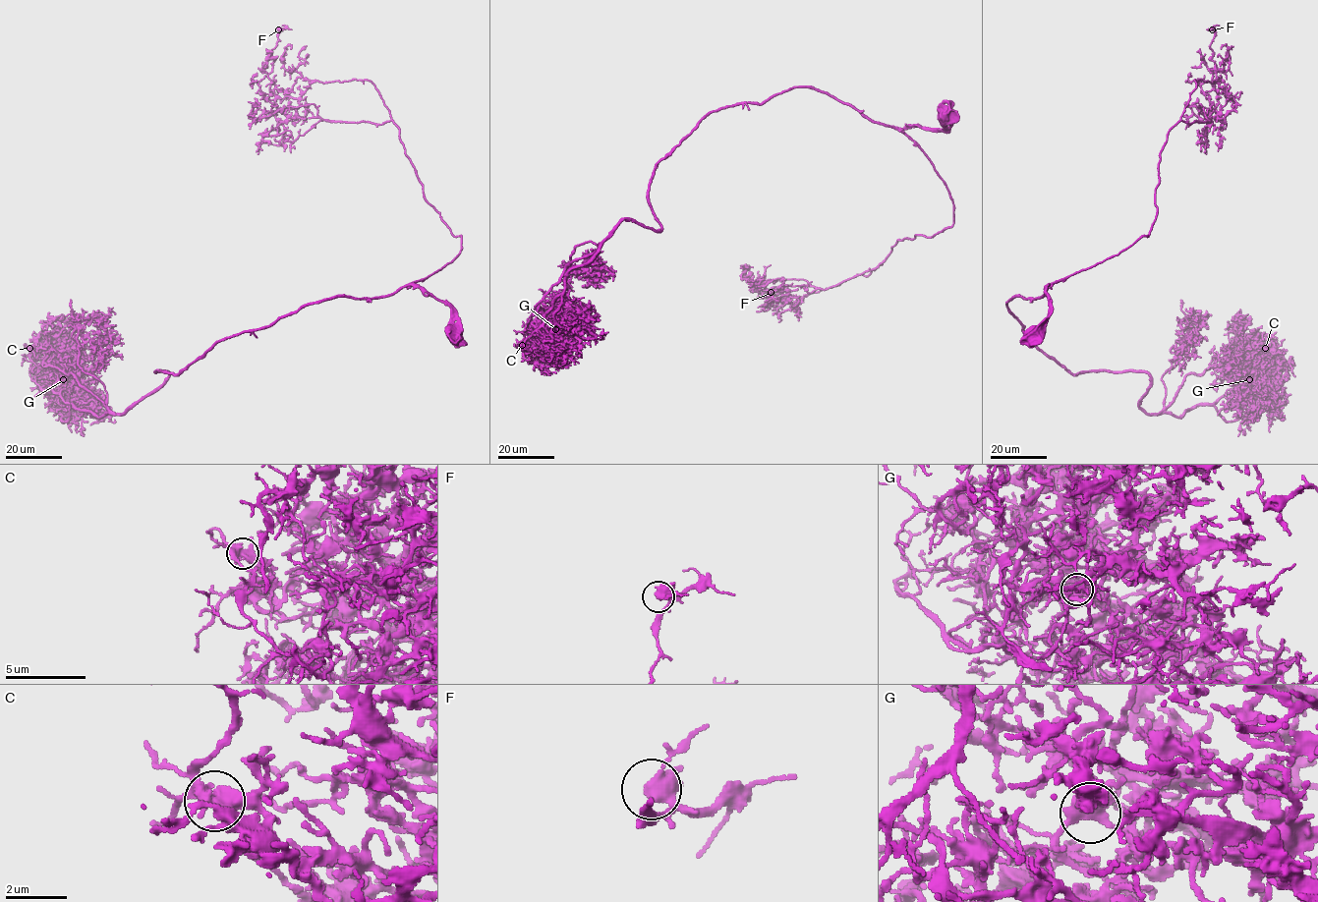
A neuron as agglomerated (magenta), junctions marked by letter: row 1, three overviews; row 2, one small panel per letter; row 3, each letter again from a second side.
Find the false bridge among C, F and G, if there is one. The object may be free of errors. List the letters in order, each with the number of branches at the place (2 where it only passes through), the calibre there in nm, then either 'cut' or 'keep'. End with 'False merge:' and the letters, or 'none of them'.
C: 4 branches meet; 440 nm thick; keep
F: 4 branches meet; 480 nm thick; keep
G: 4 branches meet; 440 nm thick; keep
False merge: none of them

